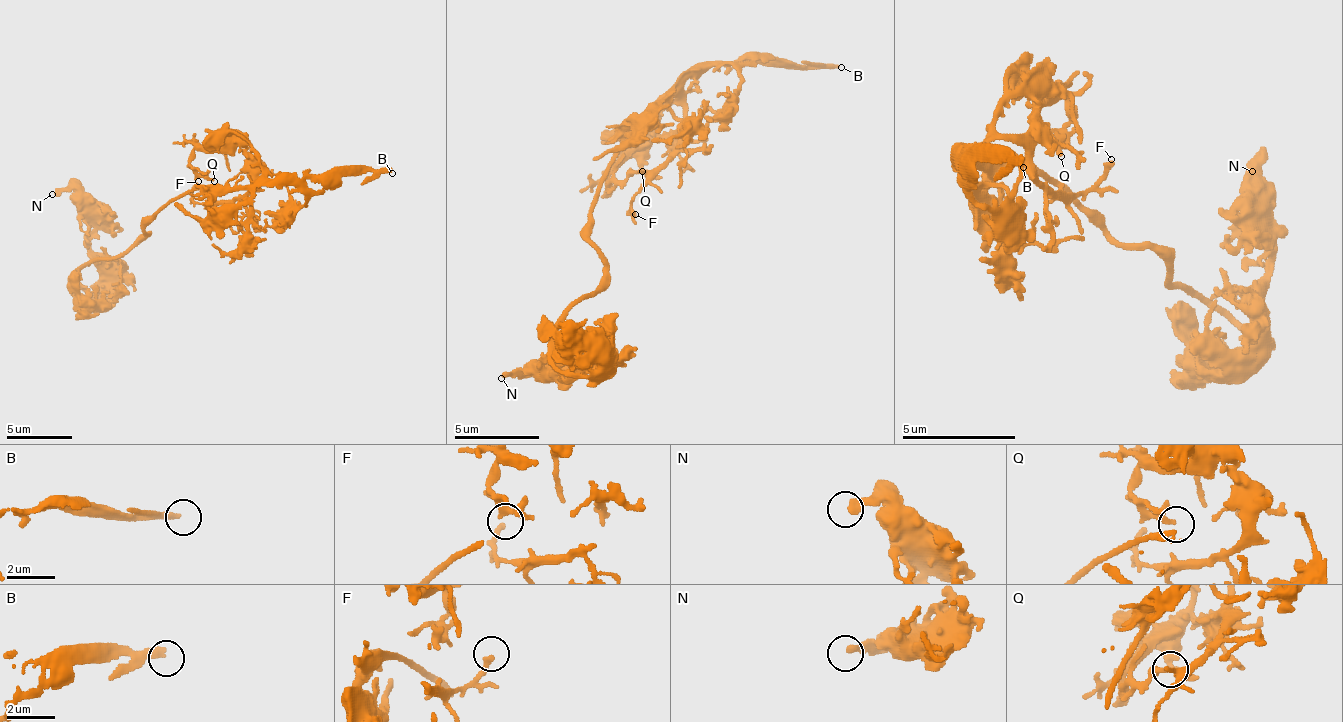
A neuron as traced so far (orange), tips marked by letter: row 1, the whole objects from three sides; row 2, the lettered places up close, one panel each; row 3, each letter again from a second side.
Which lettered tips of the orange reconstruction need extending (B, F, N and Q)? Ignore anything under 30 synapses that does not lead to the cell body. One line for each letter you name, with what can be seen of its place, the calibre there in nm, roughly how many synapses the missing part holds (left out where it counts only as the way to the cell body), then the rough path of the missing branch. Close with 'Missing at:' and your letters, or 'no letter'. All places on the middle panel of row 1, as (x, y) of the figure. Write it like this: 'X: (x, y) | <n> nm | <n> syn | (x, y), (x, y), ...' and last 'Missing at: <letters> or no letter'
B: (841, 67) | 280 nm | 35 syn
Missing at: B

